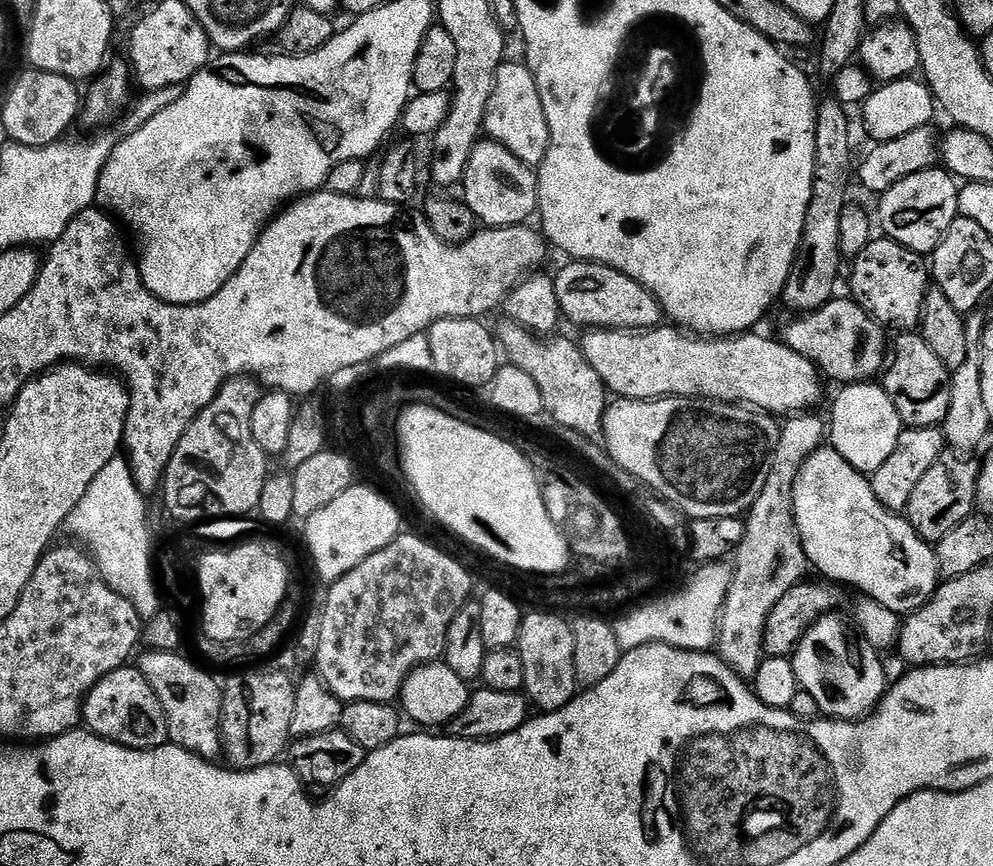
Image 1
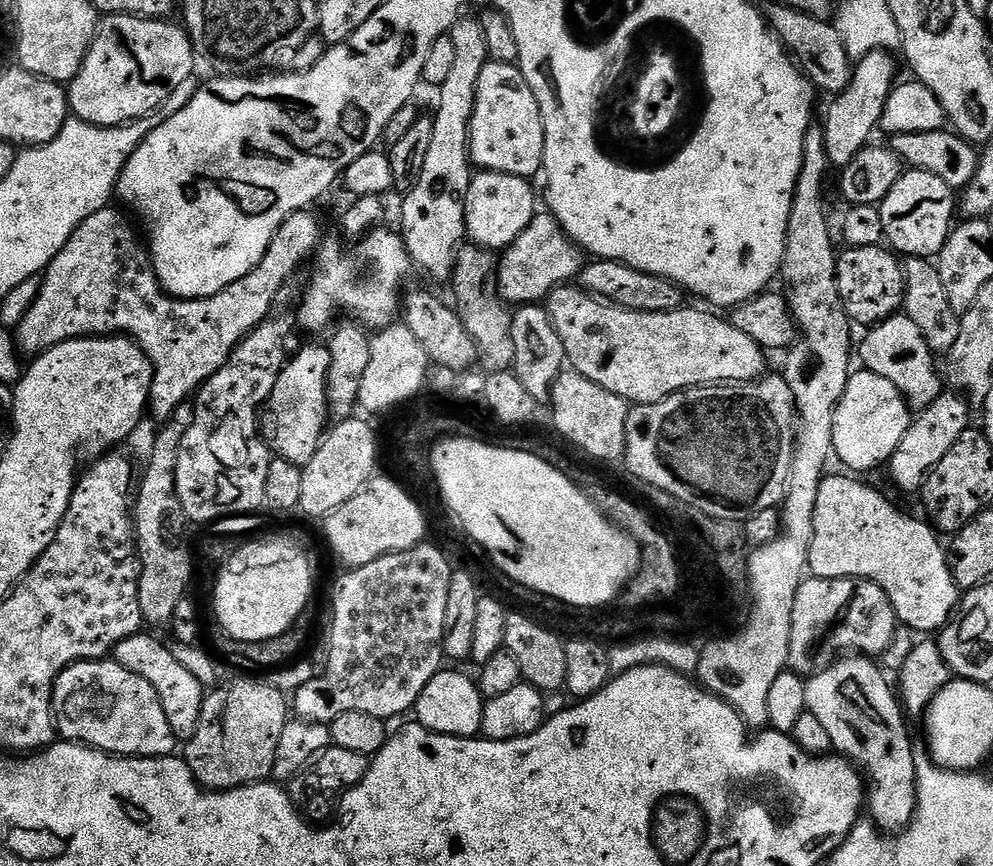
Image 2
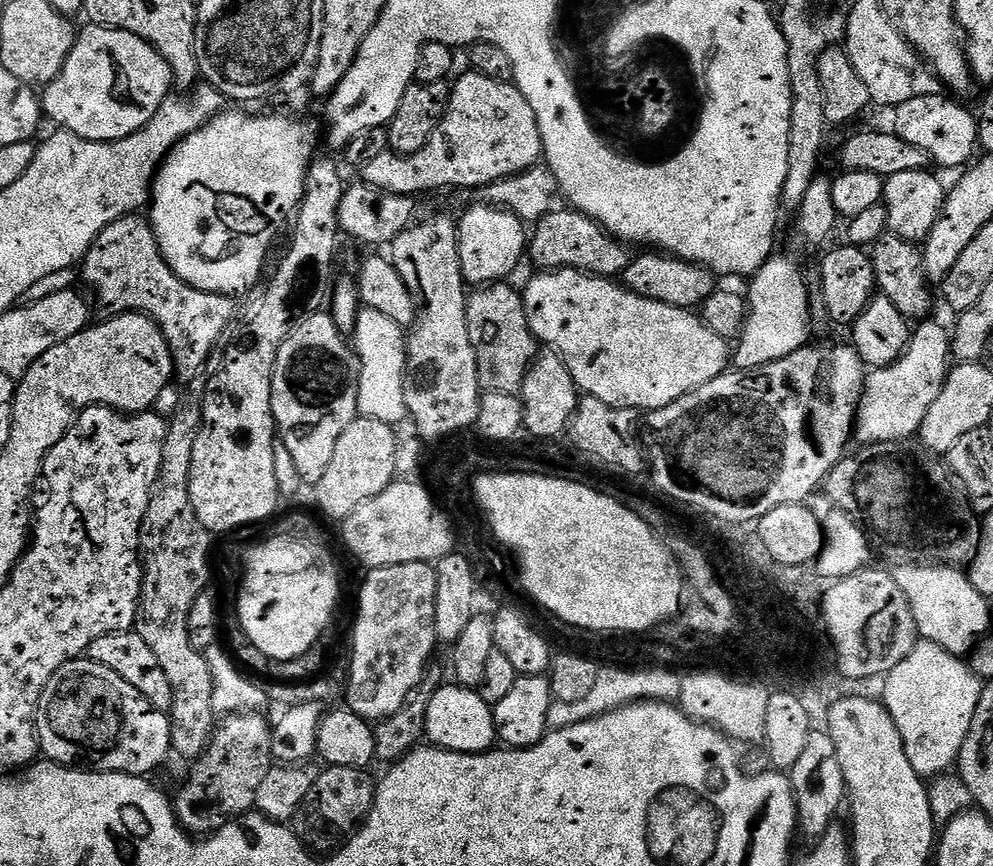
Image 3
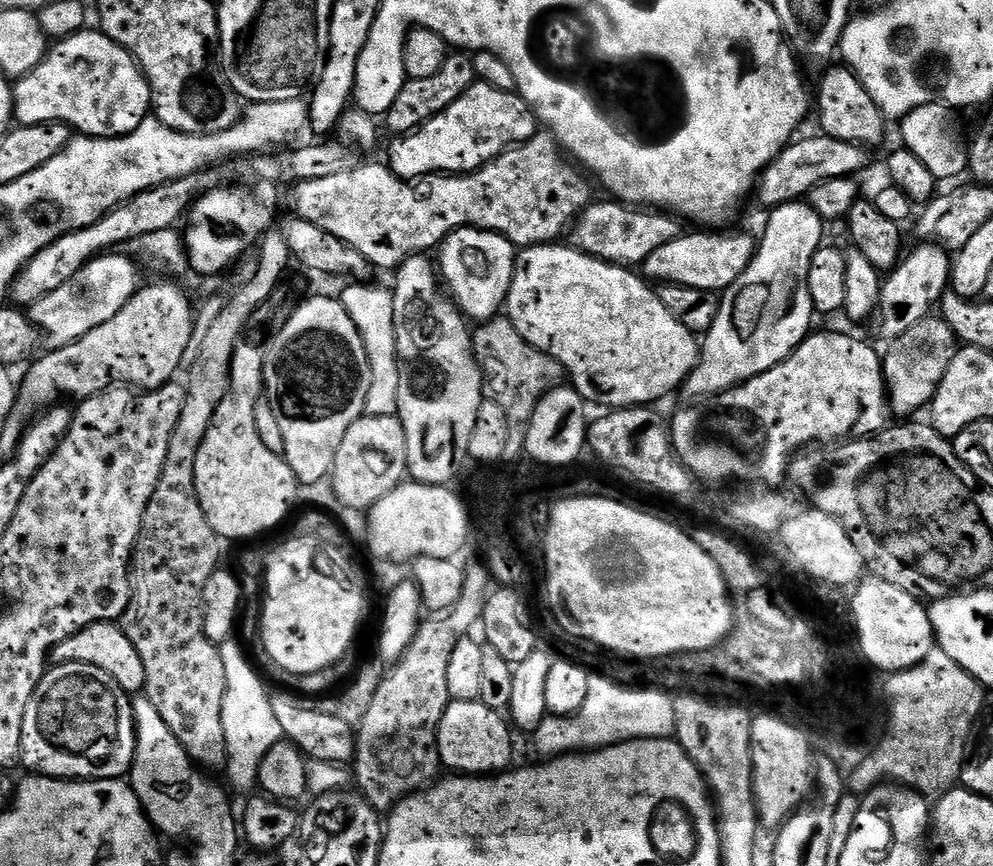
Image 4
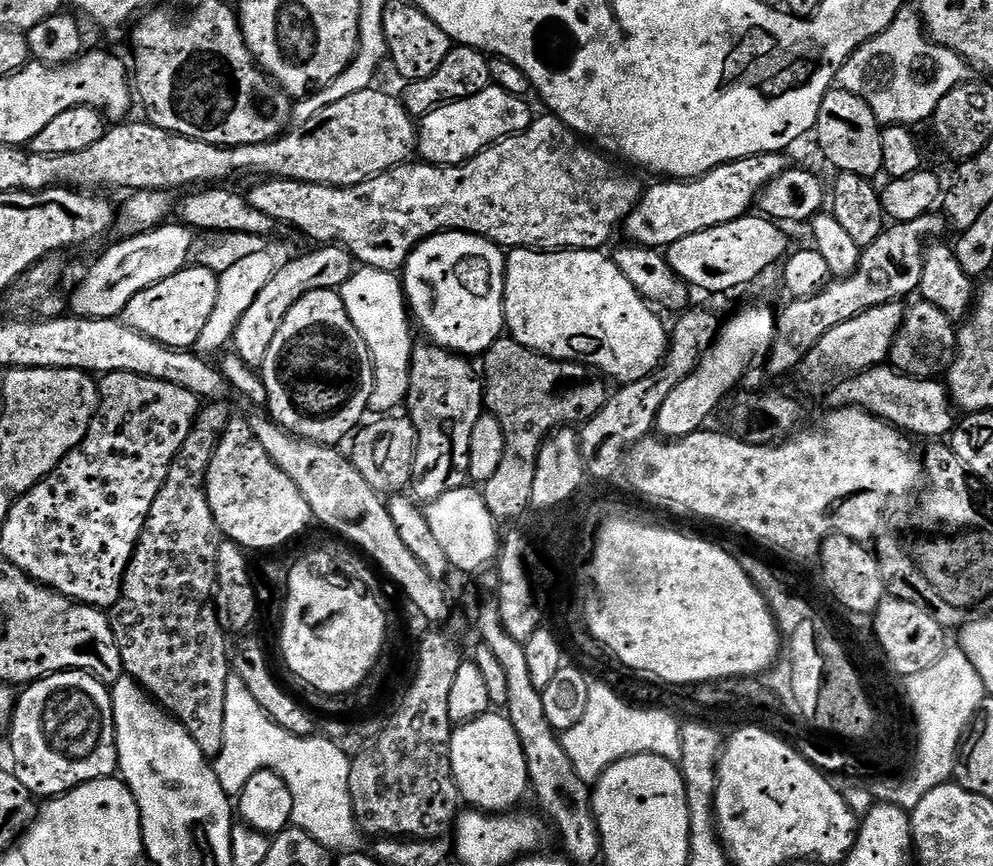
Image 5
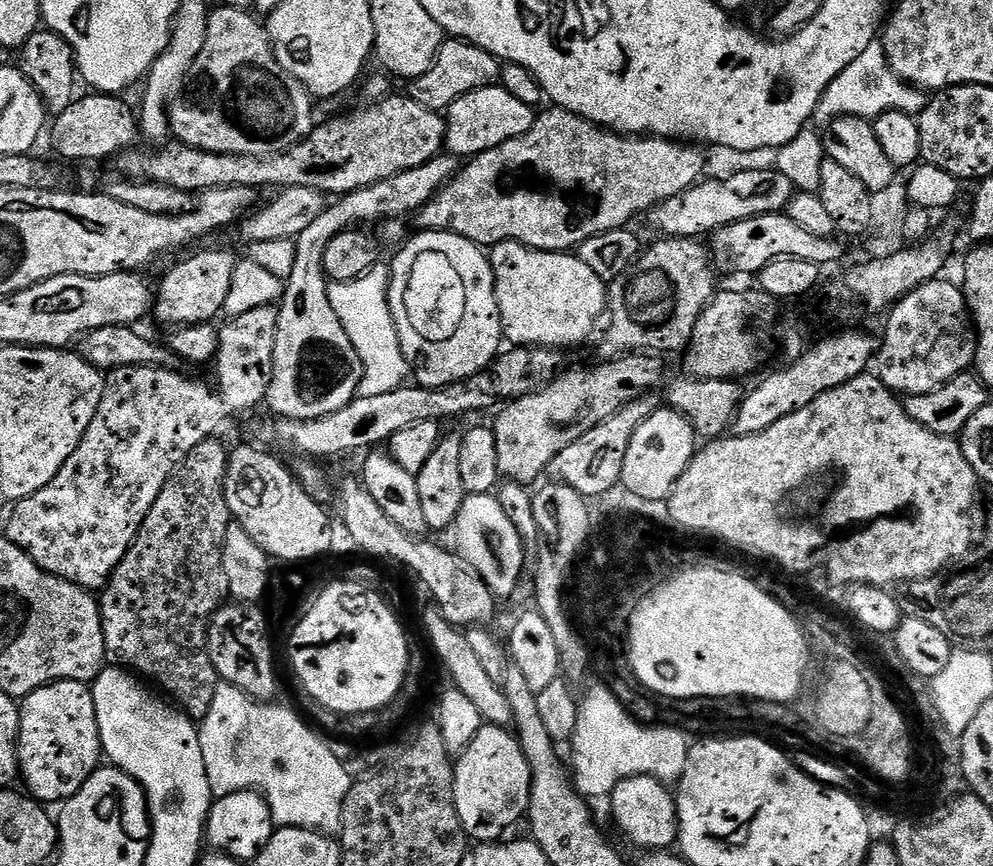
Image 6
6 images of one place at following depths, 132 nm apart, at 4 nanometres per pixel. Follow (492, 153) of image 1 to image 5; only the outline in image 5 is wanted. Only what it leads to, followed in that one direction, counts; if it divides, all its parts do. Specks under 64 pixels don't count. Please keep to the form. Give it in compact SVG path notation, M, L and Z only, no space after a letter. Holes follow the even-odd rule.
M439 232L436 236L426 238L415 248L410 255L408 261L405 262L402 269L402 283L404 285L404 298L408 302L410 316L413 321L425 332L427 339L431 343L437 344L438 347L444 348L448 352L454 352L458 356L465 358L480 358L487 352L488 348L496 340L501 339L505 335L506 325L504 323L504 265L506 263L505 249L500 245L490 242L481 236L475 236L469 232Z

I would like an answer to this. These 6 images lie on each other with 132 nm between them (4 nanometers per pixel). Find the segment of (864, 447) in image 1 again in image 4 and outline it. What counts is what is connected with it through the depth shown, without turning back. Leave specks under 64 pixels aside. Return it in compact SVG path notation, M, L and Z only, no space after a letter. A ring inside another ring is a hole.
M939 315L927 316L918 326L910 326L906 334L891 341L892 349L882 356L884 383L888 393L888 402L893 413L900 418L908 418L911 412L919 408L927 409L936 396L938 386L955 358L958 341L954 330Z

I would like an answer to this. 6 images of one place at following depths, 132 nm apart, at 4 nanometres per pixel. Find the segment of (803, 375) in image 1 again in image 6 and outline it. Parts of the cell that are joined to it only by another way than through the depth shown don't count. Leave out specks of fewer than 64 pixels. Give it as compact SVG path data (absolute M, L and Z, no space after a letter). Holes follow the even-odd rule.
M504 240L500 244L491 245L490 261L496 287L496 305L500 311L500 330L509 345L553 350L572 348L591 334L596 316L605 313L606 282L598 278L598 274L594 274L594 270L590 270L579 255L572 252L539 252L537 248Z

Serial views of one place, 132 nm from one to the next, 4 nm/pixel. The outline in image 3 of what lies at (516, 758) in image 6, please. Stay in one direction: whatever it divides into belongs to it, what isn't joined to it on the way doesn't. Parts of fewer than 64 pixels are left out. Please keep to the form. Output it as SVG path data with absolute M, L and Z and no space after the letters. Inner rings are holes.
M455 682L445 683L431 693L426 710L424 735L429 745L451 752L487 752L497 743L492 717L493 705L481 698L479 691Z

